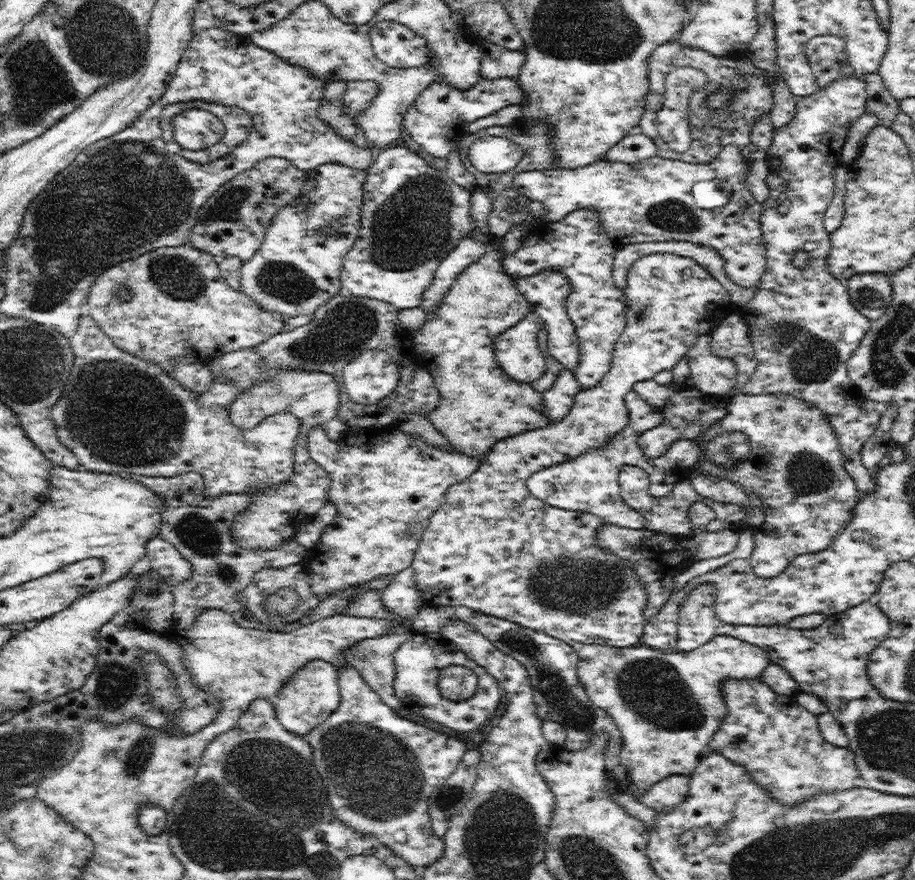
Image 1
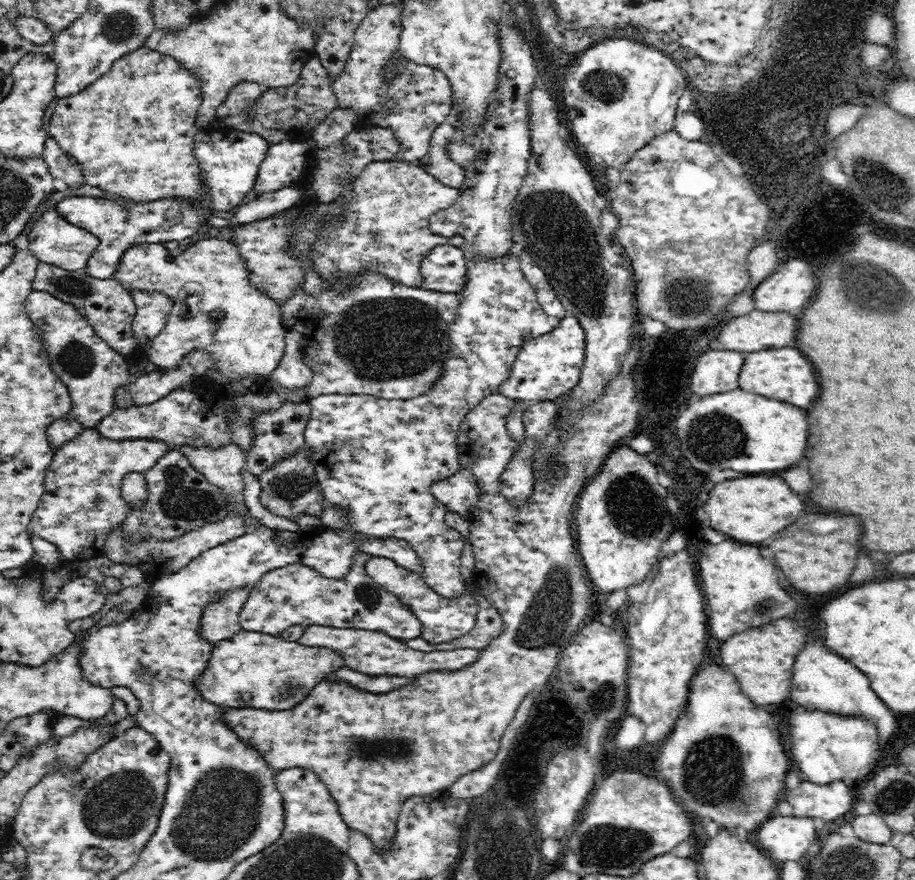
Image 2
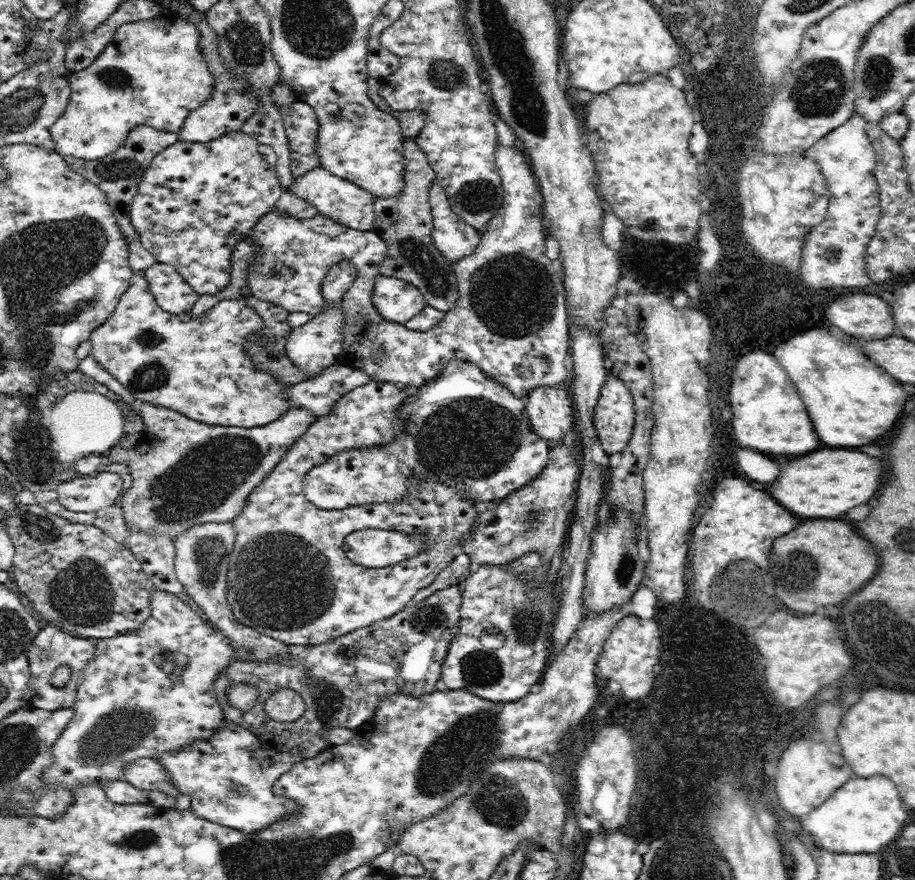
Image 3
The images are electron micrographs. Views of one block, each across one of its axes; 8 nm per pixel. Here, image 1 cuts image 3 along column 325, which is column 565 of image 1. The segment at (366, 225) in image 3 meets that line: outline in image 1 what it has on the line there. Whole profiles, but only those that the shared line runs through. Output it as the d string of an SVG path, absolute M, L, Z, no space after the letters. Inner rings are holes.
M729 144L721 148L719 156L715 156L707 164L685 164L677 160L661 160L659 156L635 162L635 164L623 164L623 162L607 162L603 156L595 164L589 164L585 168L571 168L571 170L537 170L537 172L521 172L513 176L513 188L529 202L543 202L547 208L547 214L543 214L543 220L563 220L569 216L569 212L577 210L589 210L599 216L601 228L607 234L609 242L615 250L619 250L625 244L643 244L643 242L693 242L699 246L709 246L719 252L719 258L723 258L723 268L727 278L731 278L735 284L743 286L757 286L761 282L761 276L765 272L765 242L761 234L761 214L765 210L763 204L759 204L753 194L747 188L747 176L749 166L745 162L745 156L741 154L741 148L735 144ZM721 180L729 186L729 200L721 208L699 208L691 196L691 186L695 182L705 182L707 186Z

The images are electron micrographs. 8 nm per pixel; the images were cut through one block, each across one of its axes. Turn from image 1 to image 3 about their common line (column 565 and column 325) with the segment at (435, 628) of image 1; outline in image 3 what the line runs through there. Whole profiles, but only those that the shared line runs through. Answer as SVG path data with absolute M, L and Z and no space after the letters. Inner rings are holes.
M450 586L434 592L412 608L406 606L388 620L380 620L368 628L358 628L356 632L340 636L332 644L298 648L296 656L288 656L284 660L232 660L228 668L218 674L218 680L214 680L214 696L224 710L224 720L252 730L264 748L278 754L298 748L300 758L310 760L332 746L326 730L362 728L374 718L376 708L388 696L406 694L420 698L424 694L432 694L436 690L436 682L442 680L442 666L450 652L450 644L460 632L460 612L462 586ZM232 684L254 684L260 688L260 706L254 706L250 712L234 708L228 702L228 688ZM280 688L292 688L304 696L306 712L300 716L300 722L274 722L264 712L268 698Z

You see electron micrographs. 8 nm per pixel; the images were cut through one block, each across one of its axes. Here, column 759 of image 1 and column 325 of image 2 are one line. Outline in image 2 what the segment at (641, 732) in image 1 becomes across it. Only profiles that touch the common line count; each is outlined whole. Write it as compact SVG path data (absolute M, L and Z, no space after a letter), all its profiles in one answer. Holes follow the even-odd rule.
M240 630L230 640L222 640L210 654L210 664L196 688L204 700L224 708L288 710L296 708L332 672L342 668L342 658L328 648L306 648L280 636Z

